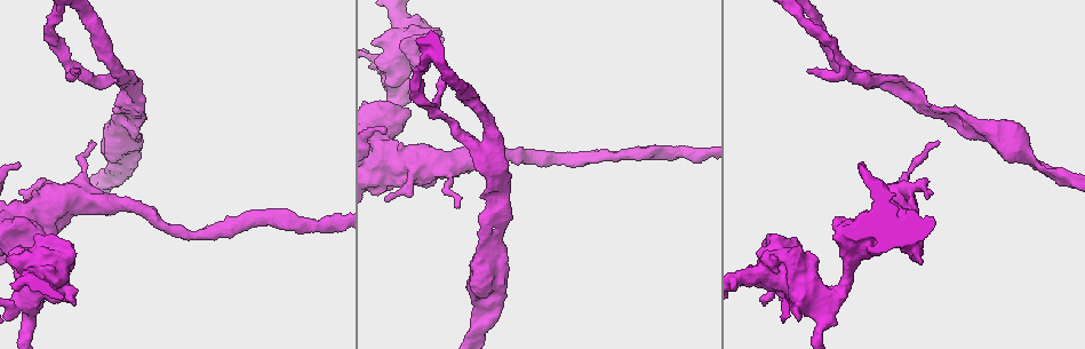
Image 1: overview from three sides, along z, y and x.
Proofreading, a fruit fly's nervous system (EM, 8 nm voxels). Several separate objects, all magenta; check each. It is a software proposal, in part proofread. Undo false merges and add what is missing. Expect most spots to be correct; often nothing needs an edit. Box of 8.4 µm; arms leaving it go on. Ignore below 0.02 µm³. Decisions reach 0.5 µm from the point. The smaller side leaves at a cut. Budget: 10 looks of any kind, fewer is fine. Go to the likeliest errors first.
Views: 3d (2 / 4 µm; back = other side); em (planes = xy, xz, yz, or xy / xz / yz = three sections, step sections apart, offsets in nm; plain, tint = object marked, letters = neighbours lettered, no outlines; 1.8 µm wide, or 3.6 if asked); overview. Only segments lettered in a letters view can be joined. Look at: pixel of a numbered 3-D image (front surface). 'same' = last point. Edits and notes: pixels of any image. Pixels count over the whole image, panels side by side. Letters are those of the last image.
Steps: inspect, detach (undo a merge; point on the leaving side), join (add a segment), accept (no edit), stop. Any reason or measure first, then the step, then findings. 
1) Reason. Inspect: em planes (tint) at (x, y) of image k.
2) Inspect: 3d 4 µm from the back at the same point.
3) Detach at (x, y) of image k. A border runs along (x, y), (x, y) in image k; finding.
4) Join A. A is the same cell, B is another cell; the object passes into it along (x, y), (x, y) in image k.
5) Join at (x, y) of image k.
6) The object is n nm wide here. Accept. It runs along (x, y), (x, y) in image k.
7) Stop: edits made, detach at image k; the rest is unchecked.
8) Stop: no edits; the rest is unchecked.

Branch point. Inspect: 3d 2 µm at (124, 82) of image 1.

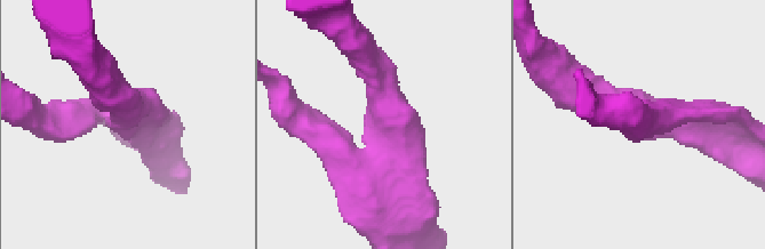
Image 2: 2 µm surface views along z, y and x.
Inspect: em planes (letters) at (665, 120) of image 2.

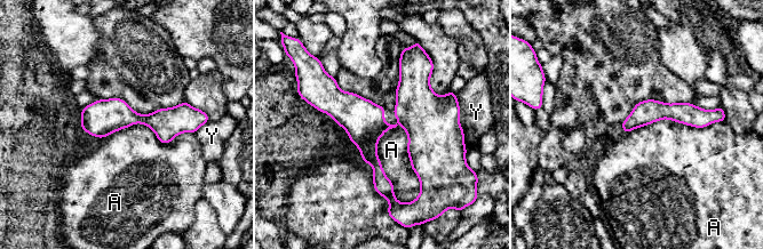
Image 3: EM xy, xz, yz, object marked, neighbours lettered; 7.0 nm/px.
The object is 170 nm wide here. Accept. A and Y are other cells; one neuron here.

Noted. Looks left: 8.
Tapers out. Inspect: 3d 4 µm at (75, 73) of image 1.

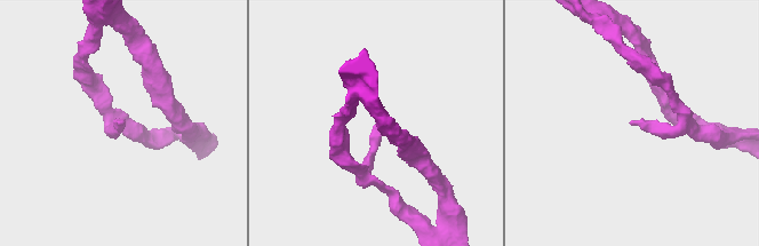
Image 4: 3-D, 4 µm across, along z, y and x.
Inspect: em planes (letters) at (120, 122) of image 4.

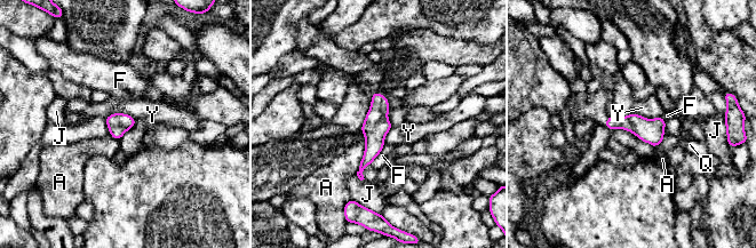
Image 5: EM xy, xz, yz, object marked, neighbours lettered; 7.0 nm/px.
Accept. A, F, J, Q and Y are other cells; it runs along (378, 96), (373, 149), (363, 165) in image 5; none of them fits.

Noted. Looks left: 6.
Touches itself. Inspect: em yz step 8 (tint) at (477, 311) of image 1.

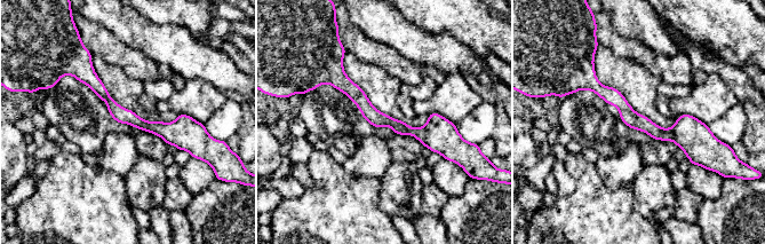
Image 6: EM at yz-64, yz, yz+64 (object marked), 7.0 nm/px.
Inspect: em planes (letters) at the same point.

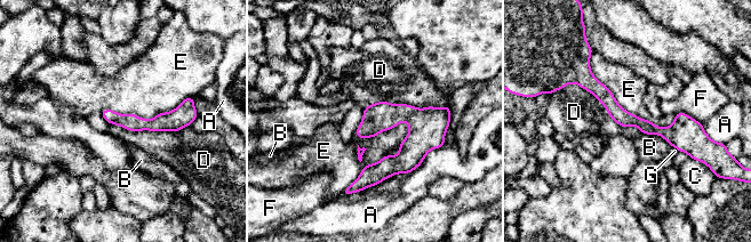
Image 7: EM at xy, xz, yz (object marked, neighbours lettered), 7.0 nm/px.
Accept. A, B, C, D, E, F and G are other cells; it runs along (576, 80), (625, 119), (698, 132) in image 7; continuous, no second neuron.

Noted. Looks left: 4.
Free end. Inspect: em 3.6 µm planes (letters) at (779, 298) of image 1.

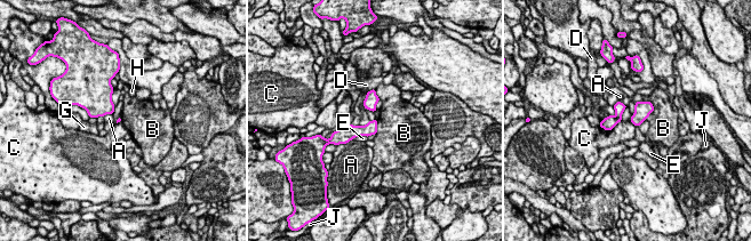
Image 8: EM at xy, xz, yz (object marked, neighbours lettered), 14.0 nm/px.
Accept. A, B, C, D, E, G, H and J are other cells; no lettered segment goes on from it.

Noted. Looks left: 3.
Stop: no edits; the rest is unchecked.

